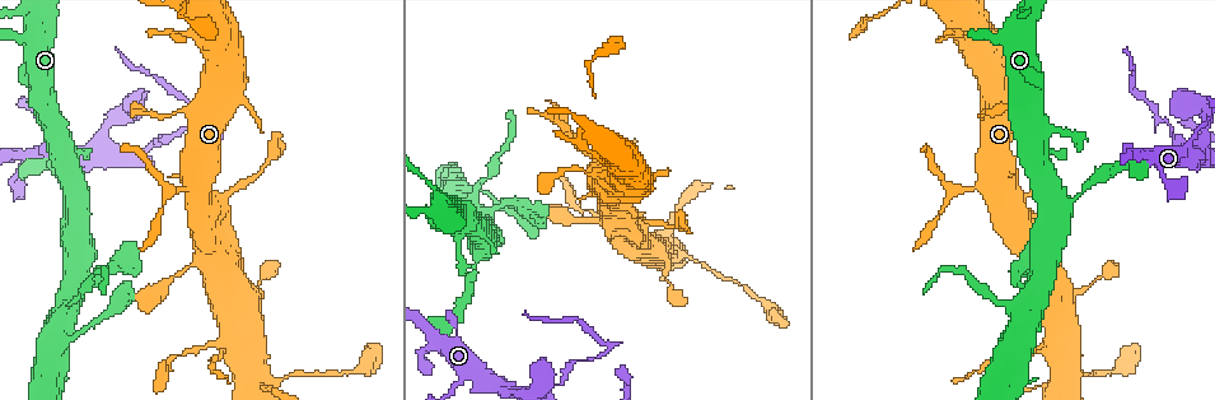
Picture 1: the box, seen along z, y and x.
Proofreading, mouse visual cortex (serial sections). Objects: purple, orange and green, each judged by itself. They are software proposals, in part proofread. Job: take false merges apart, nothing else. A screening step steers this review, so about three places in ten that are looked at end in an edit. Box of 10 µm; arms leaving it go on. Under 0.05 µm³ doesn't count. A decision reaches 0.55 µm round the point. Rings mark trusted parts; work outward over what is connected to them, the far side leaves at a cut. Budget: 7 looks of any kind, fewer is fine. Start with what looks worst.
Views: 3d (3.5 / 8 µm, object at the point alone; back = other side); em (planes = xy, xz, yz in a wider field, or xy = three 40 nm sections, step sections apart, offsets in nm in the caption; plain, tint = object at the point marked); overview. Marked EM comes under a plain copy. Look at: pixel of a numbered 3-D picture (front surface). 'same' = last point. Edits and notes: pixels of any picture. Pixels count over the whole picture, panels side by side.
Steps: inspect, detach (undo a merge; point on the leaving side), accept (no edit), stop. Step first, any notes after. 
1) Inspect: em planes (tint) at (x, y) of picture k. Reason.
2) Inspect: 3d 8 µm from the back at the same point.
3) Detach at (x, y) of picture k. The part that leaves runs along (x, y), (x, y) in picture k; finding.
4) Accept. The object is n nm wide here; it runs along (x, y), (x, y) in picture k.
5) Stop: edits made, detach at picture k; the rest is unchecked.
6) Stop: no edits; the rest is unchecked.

Inspect: 3d 3.5 µm at (609, 346) of picture 1.

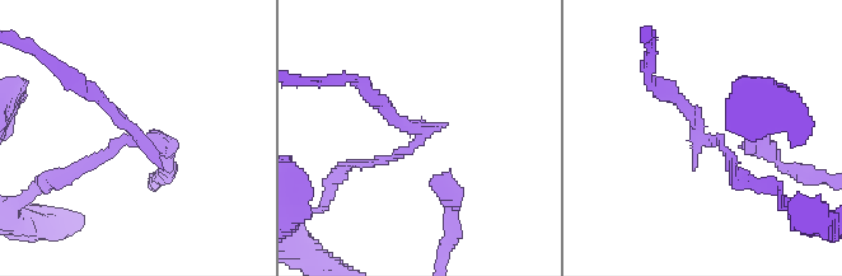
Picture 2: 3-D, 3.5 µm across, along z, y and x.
Inspect: em xy step 1 (tint) at (705, 135) of picture 2. Now the EM.

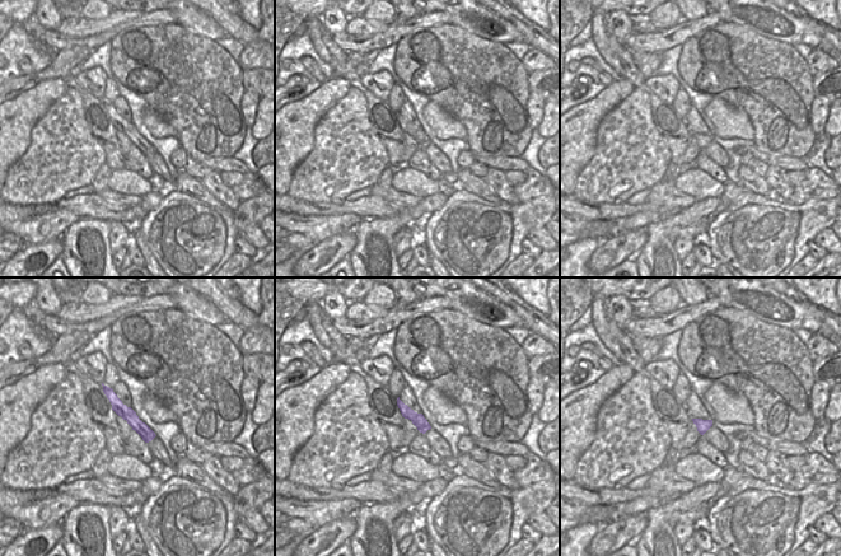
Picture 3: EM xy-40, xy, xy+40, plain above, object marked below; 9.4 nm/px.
Detach at (393, 121) of picture 2. The part that leaves runs along (417, 140), (342, 79) in picture 2; two cells meet here.

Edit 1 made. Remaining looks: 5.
Inspect: overview. See it whole again.

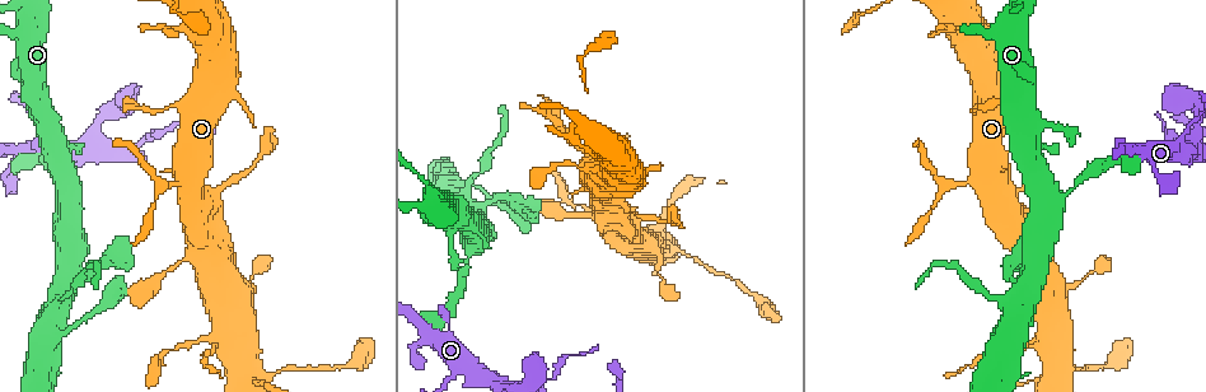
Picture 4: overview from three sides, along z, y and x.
Inspect: 3d 3.5 µm from the back at (971, 178) of picture 4. A narrow waist.

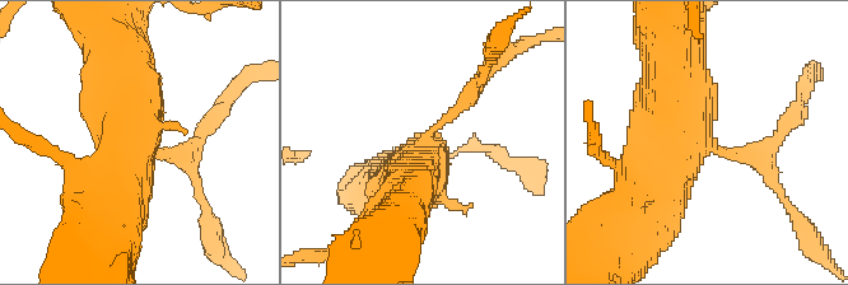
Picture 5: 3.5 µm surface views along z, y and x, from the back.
Inspect: em xy step 3 (tint) at (423, 146) of picture 5. Need the tissue.

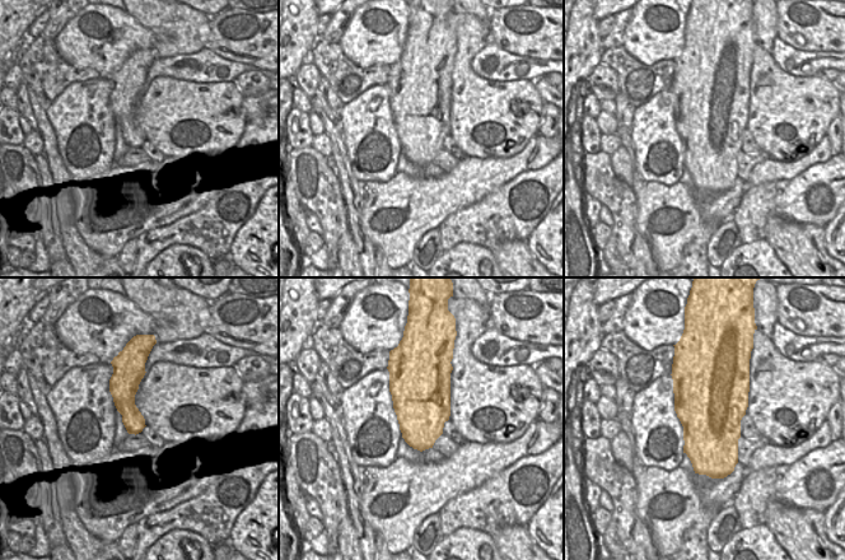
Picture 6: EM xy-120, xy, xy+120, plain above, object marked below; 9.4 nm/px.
Accept. The object is 550 nm wide here; it runs along (669, 55), (679, 145), (639, 208) in picture 5; all the same cell.

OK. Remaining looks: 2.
Inspect: 3d 8 µm from the back at (225, 338) of picture 4.

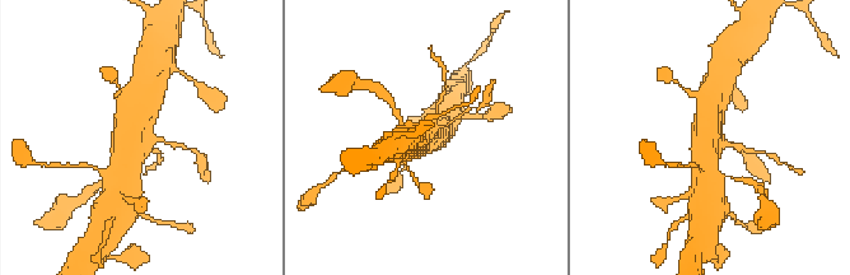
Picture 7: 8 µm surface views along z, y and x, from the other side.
Inspect: em xy step 1 (tint) at the same point.

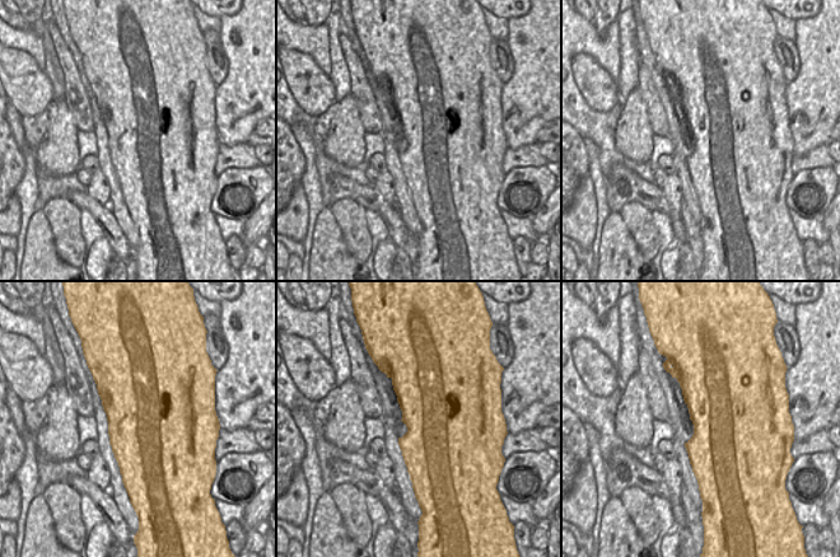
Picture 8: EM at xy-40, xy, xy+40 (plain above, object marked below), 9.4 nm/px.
Accept. It runs along (141, 105), (117, 173) in picture 7; one cell here.

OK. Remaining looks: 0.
Stop: edits made, detach at picture 2; the rest is unchecked.

